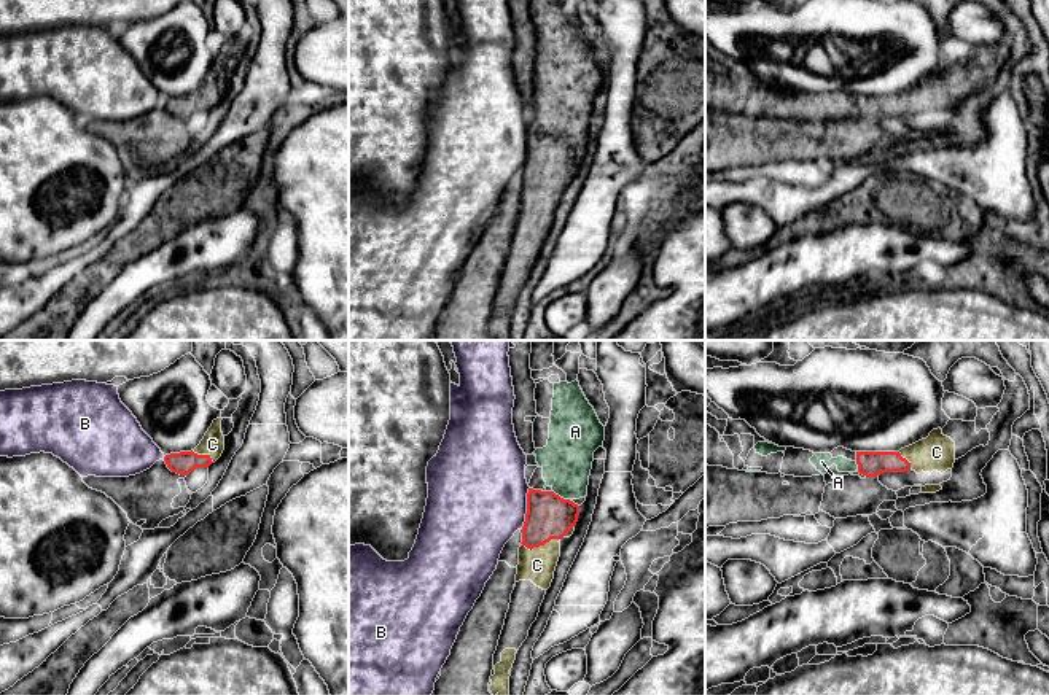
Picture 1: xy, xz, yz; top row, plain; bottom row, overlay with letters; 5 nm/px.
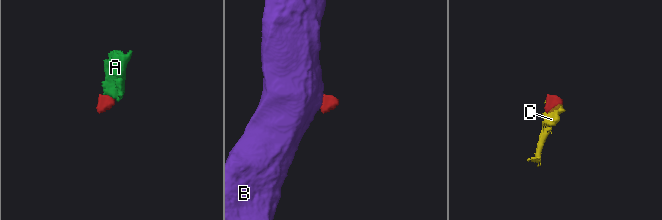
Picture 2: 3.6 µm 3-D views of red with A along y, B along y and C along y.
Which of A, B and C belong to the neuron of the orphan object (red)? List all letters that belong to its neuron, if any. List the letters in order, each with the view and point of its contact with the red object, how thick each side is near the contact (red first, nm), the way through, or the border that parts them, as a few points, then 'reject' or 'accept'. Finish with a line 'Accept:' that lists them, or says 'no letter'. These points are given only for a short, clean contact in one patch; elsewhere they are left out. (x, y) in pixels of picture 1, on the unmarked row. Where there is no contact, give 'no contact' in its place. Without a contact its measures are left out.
A: meets red in xz at (559, 140); 220 nm thick on the red side, 260 nm on the other; runs through xz (548, 159), (559, 140), (567, 128), (567, 104); accept
B: meets red in xz at (527, 153); 220 nm thick on the red side, 480 nm on the other; border along xz (529, 131), (527, 156), (521, 174); reject
C: meets red in xz at (540, 188); 220 nm thick on the red side, 170 nm on the other; runs through xz (548, 159), (540, 178), (540, 188), (537, 209); accept
Accept: A, C

